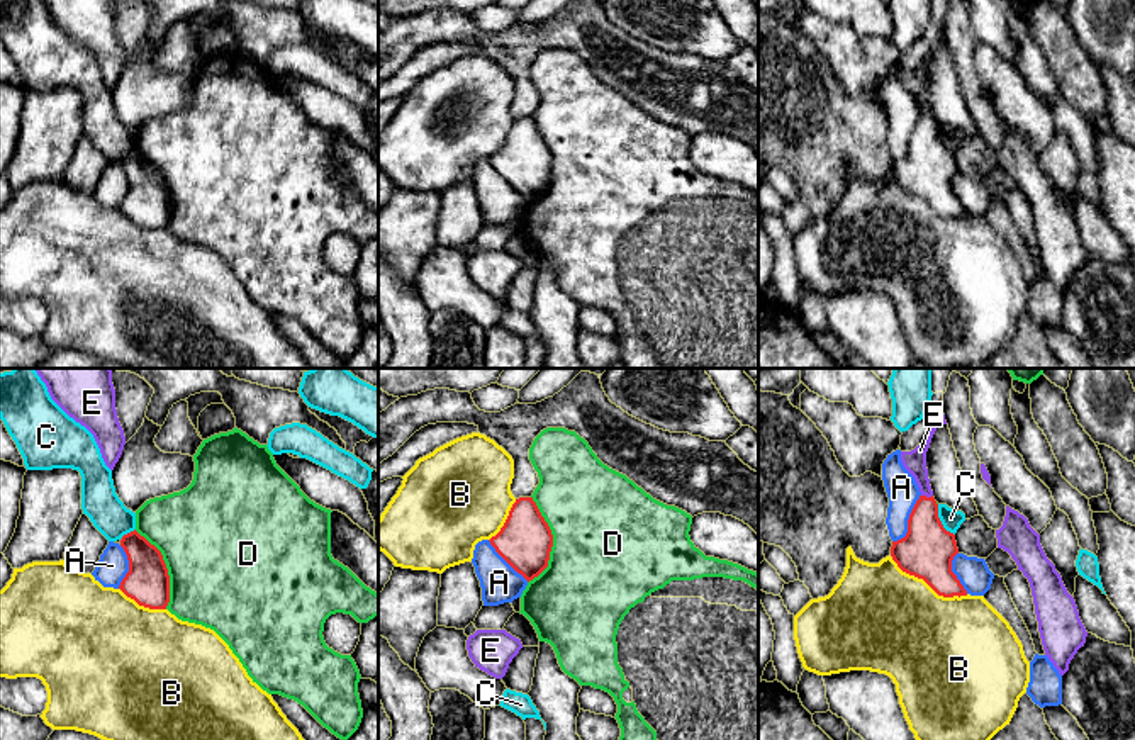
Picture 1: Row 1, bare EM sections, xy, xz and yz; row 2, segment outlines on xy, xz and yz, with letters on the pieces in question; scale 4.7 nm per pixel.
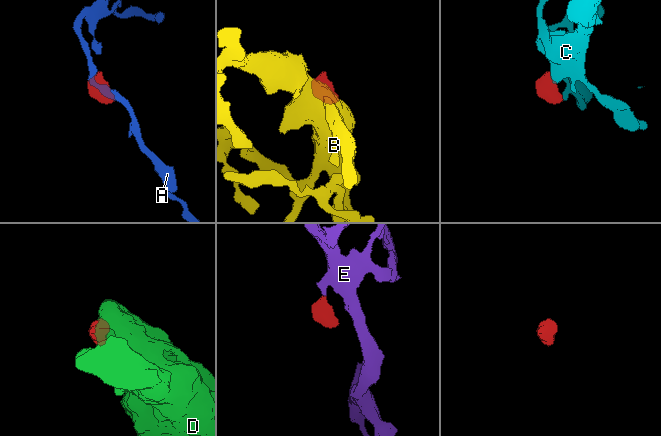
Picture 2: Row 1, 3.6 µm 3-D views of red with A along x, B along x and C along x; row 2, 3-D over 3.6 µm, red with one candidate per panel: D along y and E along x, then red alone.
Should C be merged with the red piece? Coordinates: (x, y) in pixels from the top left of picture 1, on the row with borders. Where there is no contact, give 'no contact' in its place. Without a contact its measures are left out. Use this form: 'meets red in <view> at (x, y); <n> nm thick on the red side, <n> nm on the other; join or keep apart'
meets red in yz at (940, 521); 260 nm thick on the red side, 100 nm on the other; keep apart

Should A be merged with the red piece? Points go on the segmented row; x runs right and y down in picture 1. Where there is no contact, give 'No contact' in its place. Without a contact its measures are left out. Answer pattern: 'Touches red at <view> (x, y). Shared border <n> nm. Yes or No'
Touches red at yz (908, 521). Shared border 260 nm. No

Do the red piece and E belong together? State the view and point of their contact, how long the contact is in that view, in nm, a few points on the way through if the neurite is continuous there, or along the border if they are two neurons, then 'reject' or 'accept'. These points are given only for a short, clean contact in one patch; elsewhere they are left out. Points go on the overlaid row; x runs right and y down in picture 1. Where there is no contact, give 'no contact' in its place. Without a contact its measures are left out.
contact yz (925, 496); length 60 nm; way yz (928, 549), (925, 496), (925, 486), (915, 462); accept

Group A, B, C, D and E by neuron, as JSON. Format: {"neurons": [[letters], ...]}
{"neurons": [["A"], ["B"], ["C"], ["D"], ["E"]]}

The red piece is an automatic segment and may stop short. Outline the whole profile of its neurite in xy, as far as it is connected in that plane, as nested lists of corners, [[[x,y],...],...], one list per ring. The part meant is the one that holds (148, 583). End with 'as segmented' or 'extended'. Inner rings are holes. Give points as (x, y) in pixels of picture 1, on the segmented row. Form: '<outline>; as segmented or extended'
[[[136,530],[120,540],[129,560],[129,572],[119,589],[139,606],[166,609],[170,603],[170,575],[161,552]]]; as segmented

